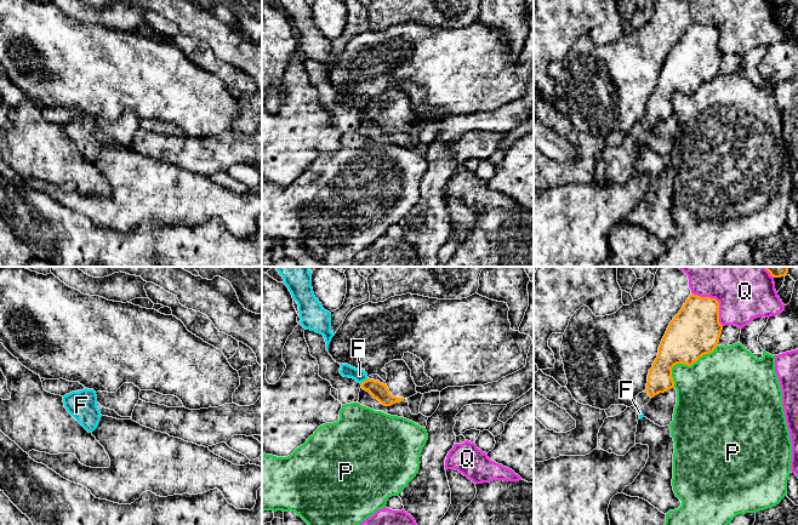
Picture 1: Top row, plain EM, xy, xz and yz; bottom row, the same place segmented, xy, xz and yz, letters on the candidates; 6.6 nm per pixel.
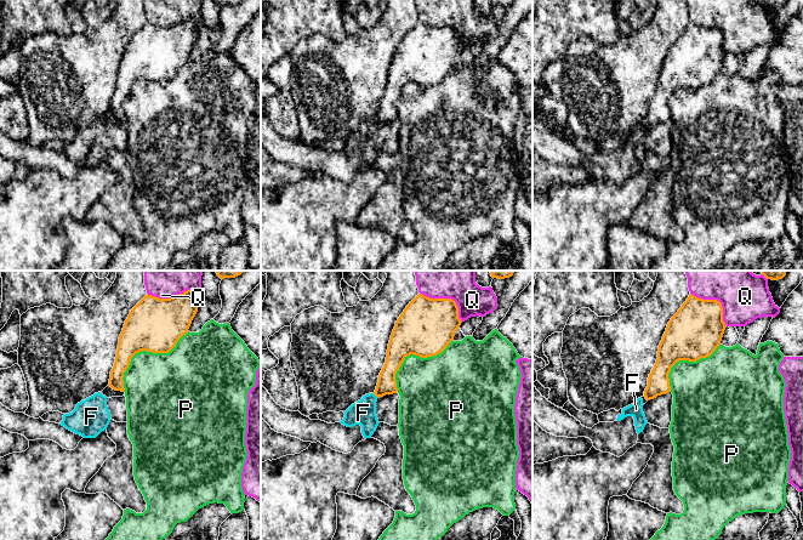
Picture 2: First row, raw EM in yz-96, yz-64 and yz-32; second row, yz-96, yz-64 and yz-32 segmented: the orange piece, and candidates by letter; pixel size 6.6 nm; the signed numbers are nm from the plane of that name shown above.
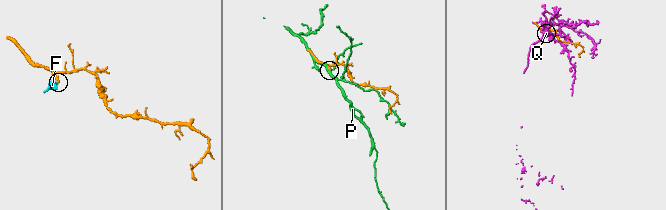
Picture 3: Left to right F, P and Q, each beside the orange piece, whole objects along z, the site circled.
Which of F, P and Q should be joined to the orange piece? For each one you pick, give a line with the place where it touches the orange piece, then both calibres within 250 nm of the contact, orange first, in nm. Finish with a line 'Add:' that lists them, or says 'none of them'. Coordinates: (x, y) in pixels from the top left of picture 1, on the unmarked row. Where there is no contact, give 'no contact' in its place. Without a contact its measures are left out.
Add: none of them

